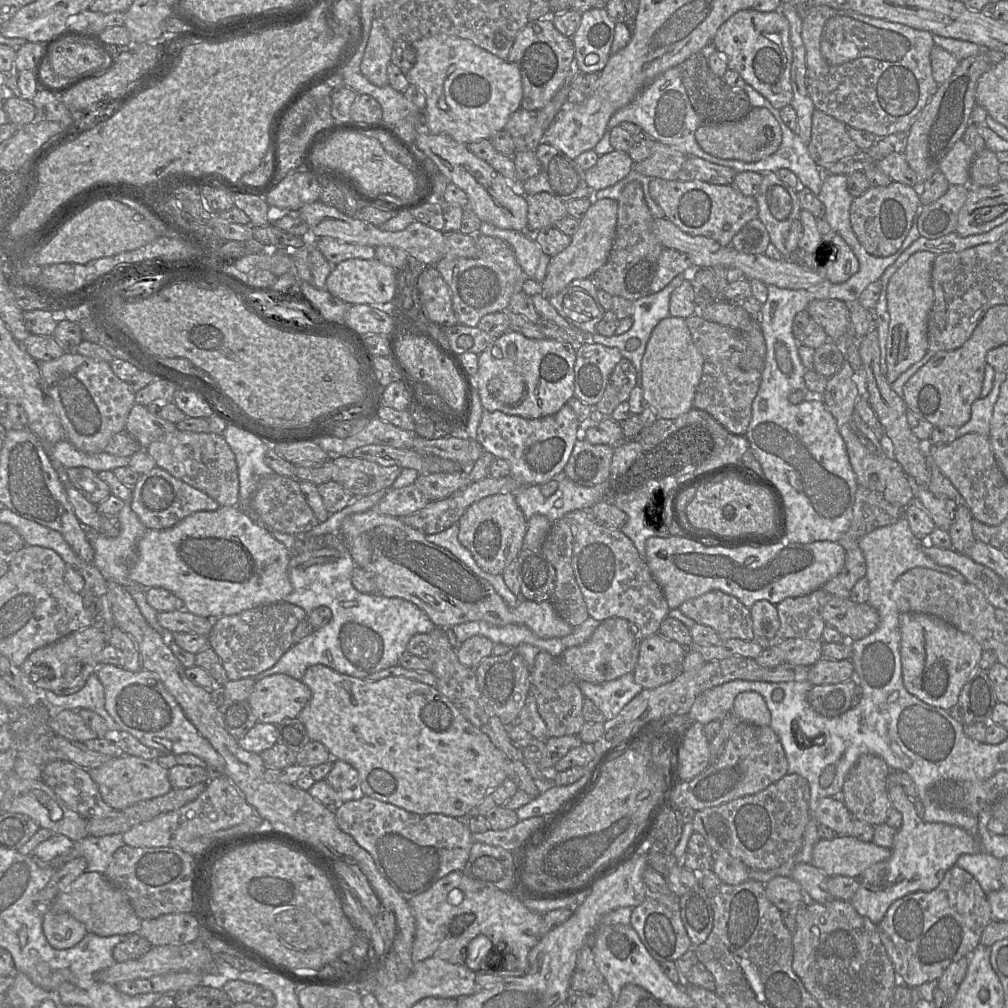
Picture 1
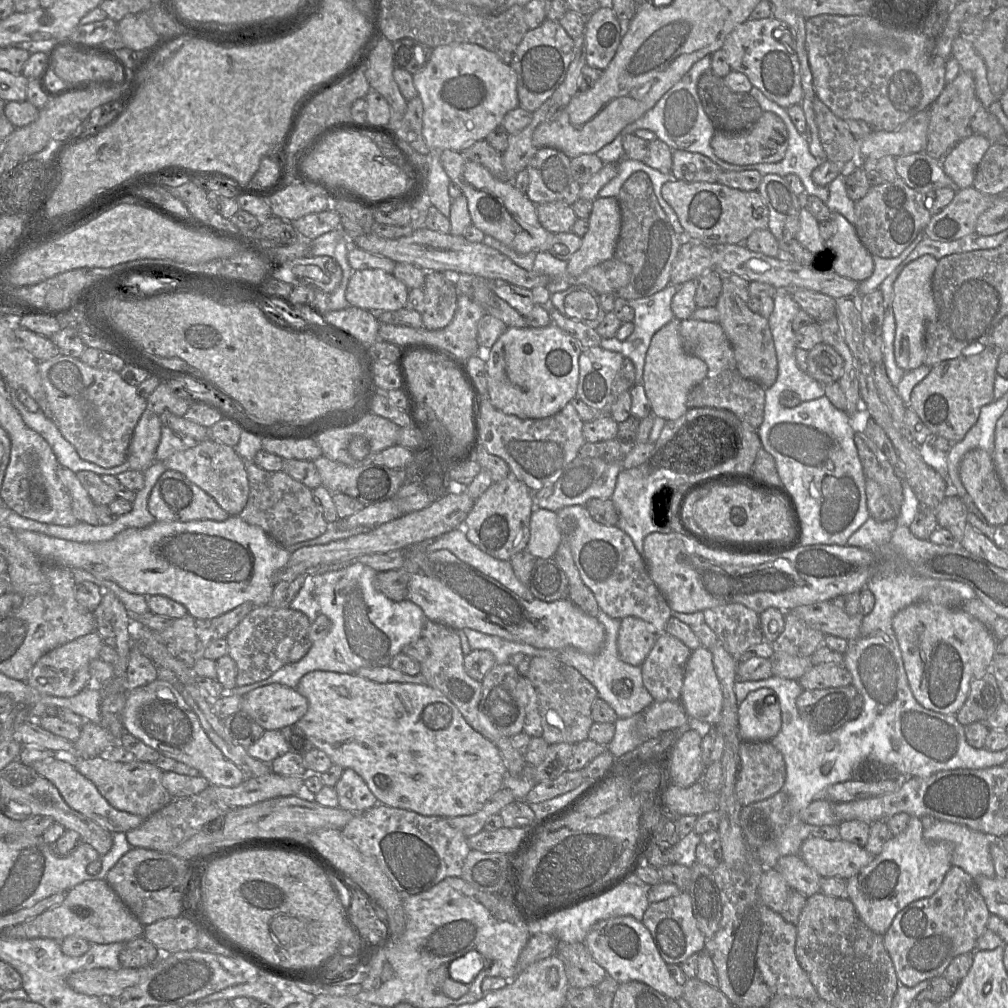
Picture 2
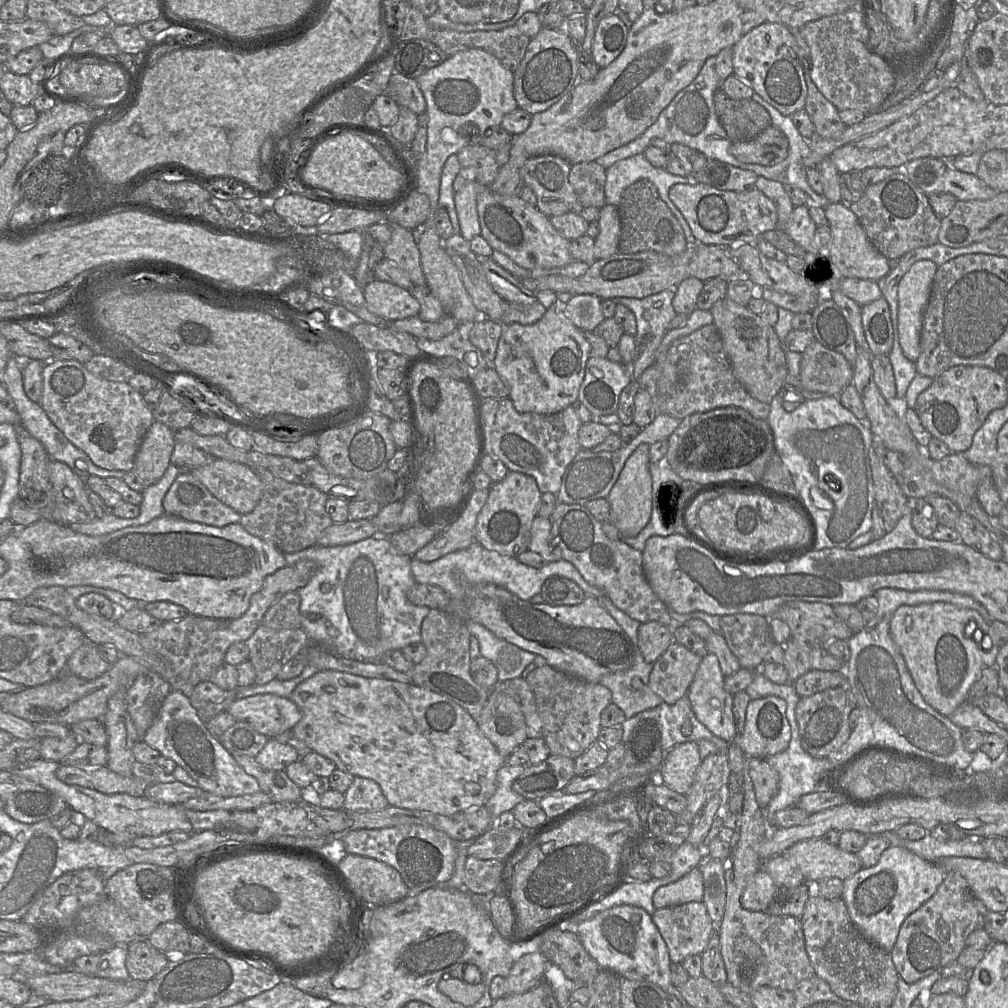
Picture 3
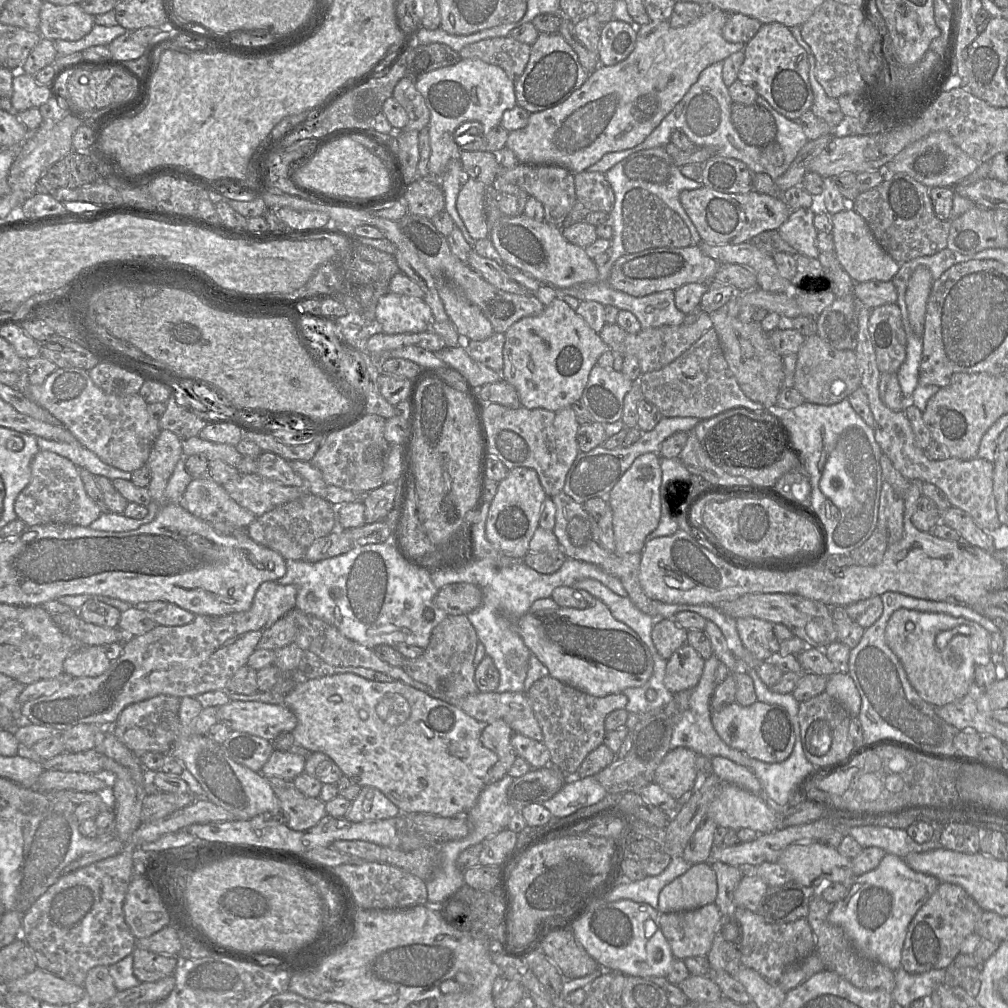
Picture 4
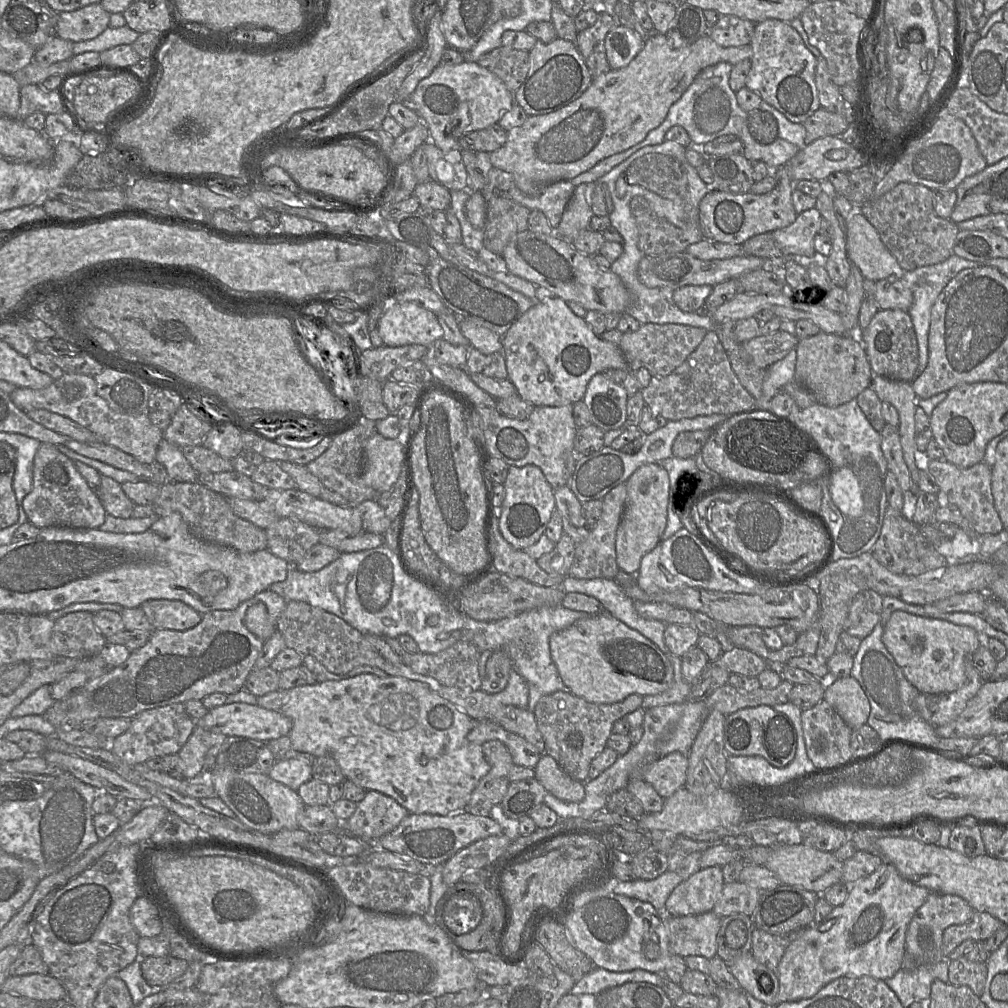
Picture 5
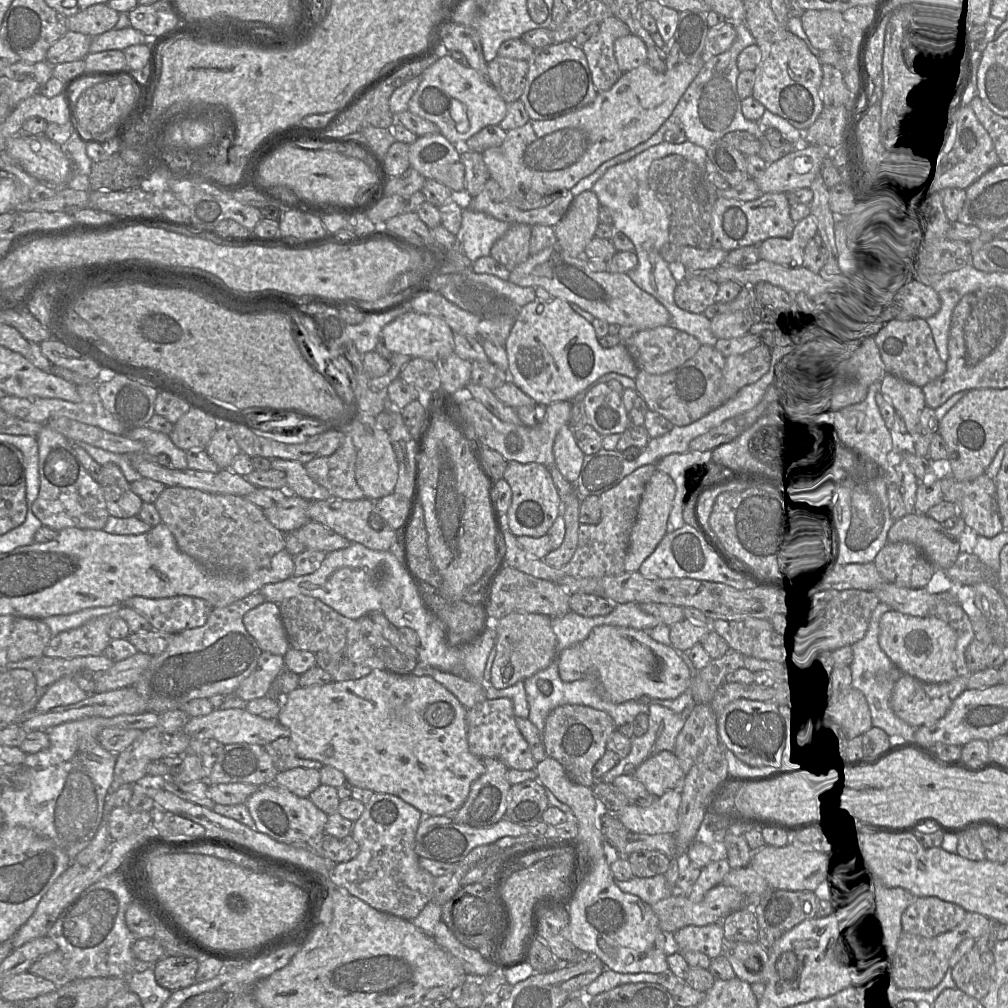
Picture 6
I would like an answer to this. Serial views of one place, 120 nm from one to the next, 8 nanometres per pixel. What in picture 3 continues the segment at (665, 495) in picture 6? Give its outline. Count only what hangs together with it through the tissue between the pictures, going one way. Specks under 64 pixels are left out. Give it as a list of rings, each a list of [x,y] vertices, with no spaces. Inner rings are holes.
[[[641,444],[627,459],[607,500],[610,505],[610,521],[622,538],[632,538],[648,524],[652,513],[652,478],[649,471],[649,444]]]

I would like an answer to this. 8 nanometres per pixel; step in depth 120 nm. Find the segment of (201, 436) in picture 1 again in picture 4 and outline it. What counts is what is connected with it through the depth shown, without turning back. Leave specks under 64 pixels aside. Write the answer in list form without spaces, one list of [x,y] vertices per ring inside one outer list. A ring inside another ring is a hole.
[[[257,473],[239,475],[222,486],[233,500],[256,517],[307,492],[304,486],[284,486]]]

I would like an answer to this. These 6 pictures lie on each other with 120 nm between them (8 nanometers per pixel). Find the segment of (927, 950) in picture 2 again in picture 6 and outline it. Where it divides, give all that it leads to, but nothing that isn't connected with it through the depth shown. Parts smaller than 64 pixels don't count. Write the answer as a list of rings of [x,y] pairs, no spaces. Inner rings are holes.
[[[935,896],[916,897],[903,912],[901,923],[904,932],[931,938],[956,927],[966,913],[961,906]]]

